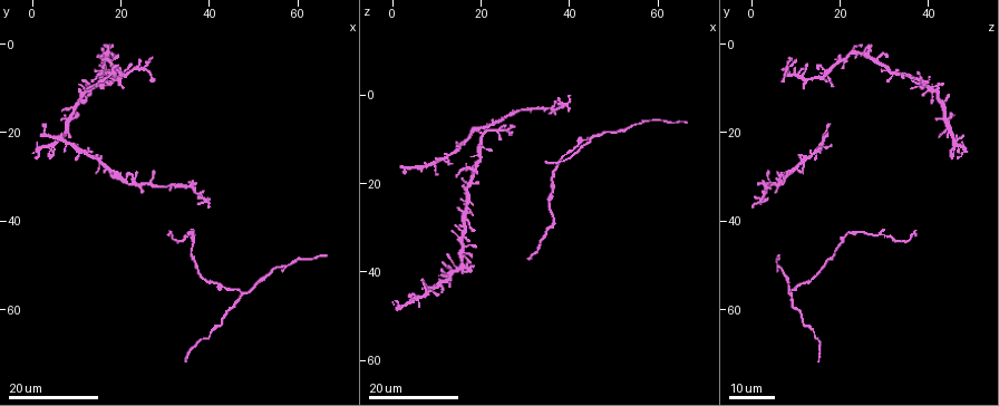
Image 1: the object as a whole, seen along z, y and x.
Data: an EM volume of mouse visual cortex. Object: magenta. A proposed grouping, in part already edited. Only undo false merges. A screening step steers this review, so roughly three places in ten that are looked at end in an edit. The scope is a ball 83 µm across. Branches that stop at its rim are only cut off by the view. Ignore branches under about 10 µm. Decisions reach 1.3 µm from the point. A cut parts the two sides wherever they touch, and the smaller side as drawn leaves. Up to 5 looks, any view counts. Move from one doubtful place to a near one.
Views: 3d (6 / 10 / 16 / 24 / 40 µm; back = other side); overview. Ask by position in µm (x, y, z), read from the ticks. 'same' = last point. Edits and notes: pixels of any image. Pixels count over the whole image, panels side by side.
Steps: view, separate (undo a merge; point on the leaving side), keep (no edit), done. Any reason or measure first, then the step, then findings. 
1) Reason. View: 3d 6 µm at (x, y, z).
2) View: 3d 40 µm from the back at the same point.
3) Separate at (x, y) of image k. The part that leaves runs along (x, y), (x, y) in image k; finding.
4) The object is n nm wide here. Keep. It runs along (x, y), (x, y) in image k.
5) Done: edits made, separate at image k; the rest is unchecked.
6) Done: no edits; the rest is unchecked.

View: 3d 24 µm at (36.5, 43.5, 20.5).

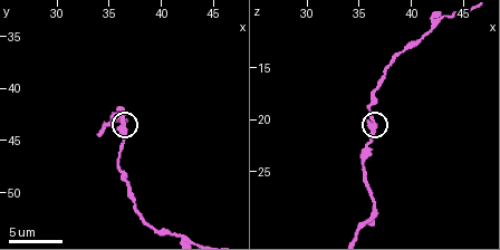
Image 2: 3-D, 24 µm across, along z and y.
View: 3d 6 µm at (36.6, 44.0, 20.8).

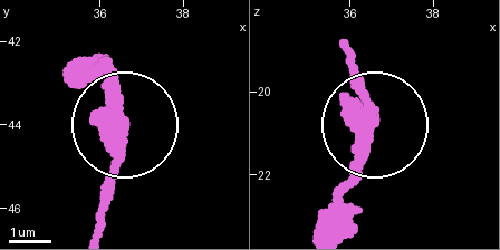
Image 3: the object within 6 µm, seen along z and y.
The object is 430 nm wide here. Keep. Continuous, no second neuron.

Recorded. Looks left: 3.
Arms part here. View: 3d 16 µm at (47.5, 56.5, 9.0).

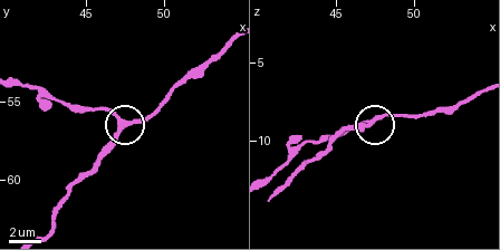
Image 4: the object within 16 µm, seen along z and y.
Closer look. View: 3d 6 µm at (47.6, 56.6, 8.6).

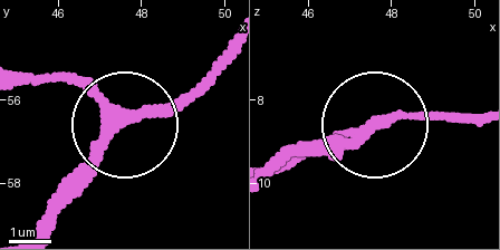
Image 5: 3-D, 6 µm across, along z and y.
The side arm is 24 µm long; 3 arms meet here. Keep. Continuous, no second neuron.

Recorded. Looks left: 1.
Done: no edits; the rest is unchecked.

